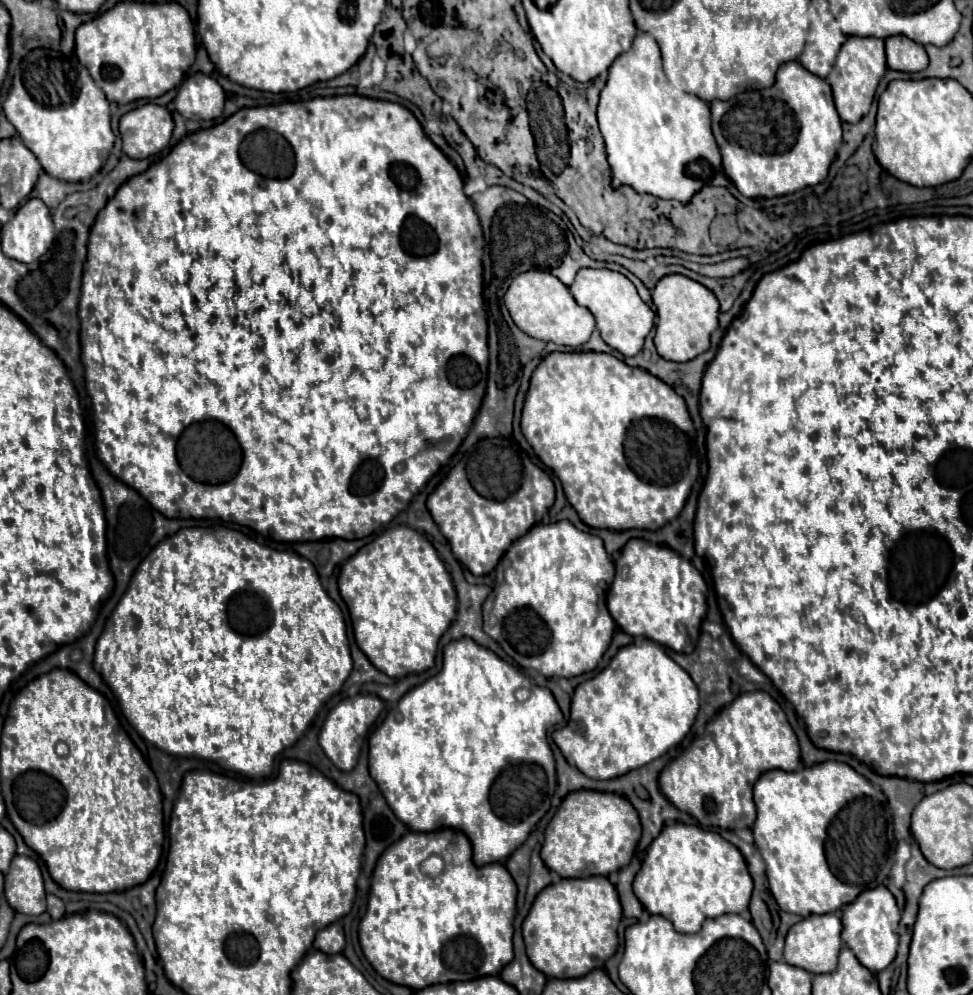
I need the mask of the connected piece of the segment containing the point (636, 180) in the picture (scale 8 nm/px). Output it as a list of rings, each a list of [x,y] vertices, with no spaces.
[[[638,32],[632,48],[618,56],[610,66],[610,74],[598,102],[598,126],[606,144],[606,156],[612,174],[612,188],[630,186],[638,194],[652,194],[662,200],[678,200],[688,204],[704,186],[704,174],[716,174],[722,168],[722,156],[713,136],[710,104],[684,90],[682,80],[670,80],[664,72],[662,52],[656,40]]]

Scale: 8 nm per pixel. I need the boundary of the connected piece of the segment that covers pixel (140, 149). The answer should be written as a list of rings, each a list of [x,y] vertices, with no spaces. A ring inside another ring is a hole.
[[[144,104],[120,118],[122,150],[134,160],[162,152],[172,138],[172,114],[158,104]]]

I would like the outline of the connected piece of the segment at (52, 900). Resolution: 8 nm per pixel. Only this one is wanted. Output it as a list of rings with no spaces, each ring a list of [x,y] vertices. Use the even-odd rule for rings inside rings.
[[[48,896],[48,914],[52,920],[60,920],[64,916],[64,902],[58,896]]]

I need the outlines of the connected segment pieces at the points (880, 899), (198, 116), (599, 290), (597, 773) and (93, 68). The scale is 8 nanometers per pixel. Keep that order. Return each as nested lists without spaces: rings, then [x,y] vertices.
[[[886,886],[872,888],[868,892],[862,892],[852,904],[844,906],[842,940],[856,954],[856,958],[862,966],[866,966],[870,972],[880,972],[896,956],[898,922],[900,922],[900,908],[898,908],[892,892]]]
[[[194,74],[180,84],[174,108],[188,120],[214,120],[222,114],[224,102],[226,94],[214,78]]]
[[[584,268],[576,274],[576,280],[570,286],[570,292],[580,306],[592,312],[592,316],[596,318],[596,328],[600,330],[602,340],[610,348],[618,350],[624,356],[636,356],[642,350],[644,340],[654,326],[654,312],[642,302],[634,284],[626,276],[606,268],[602,270]]]
[[[640,640],[618,650],[612,664],[582,682],[572,696],[570,722],[552,732],[552,740],[574,768],[596,780],[610,780],[636,770],[672,746],[678,746],[694,724],[700,696],[696,684],[660,644]]]
[[[120,2],[76,30],[76,58],[116,104],[158,98],[178,86],[194,64],[196,40],[188,12],[176,2]]]

